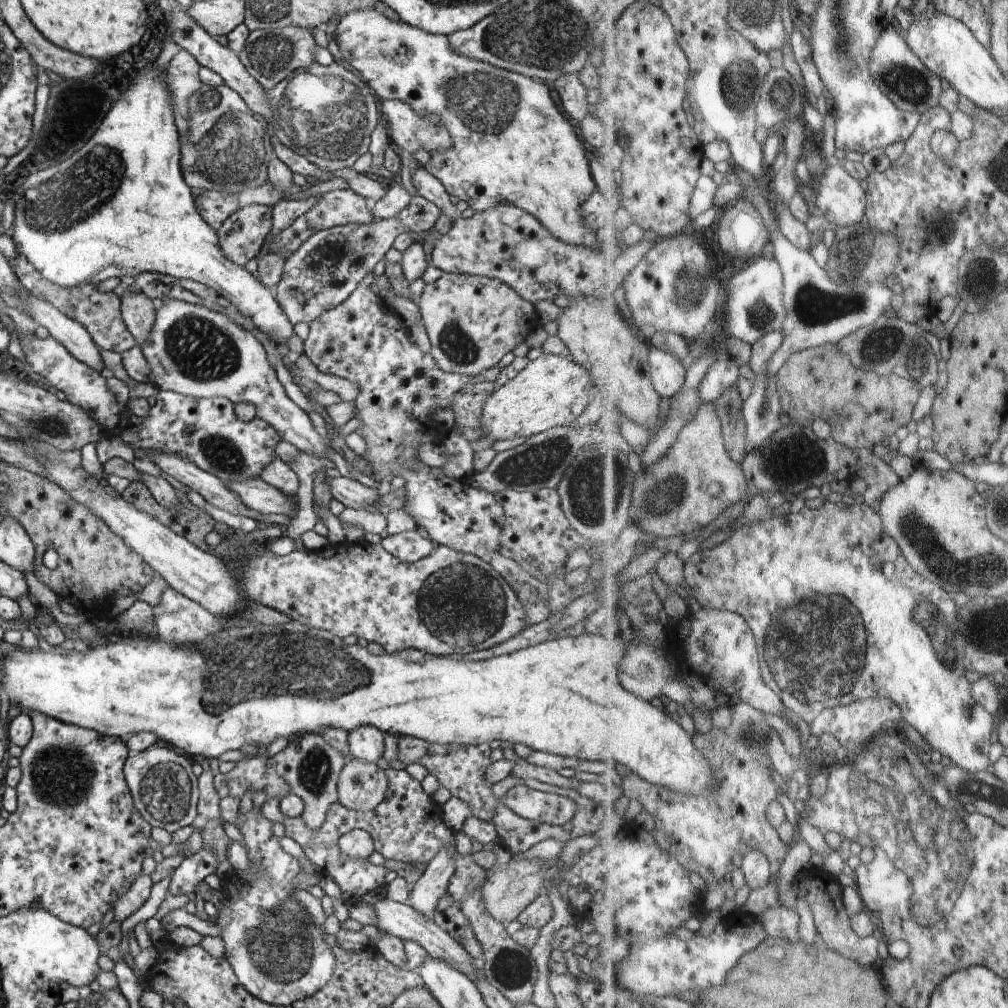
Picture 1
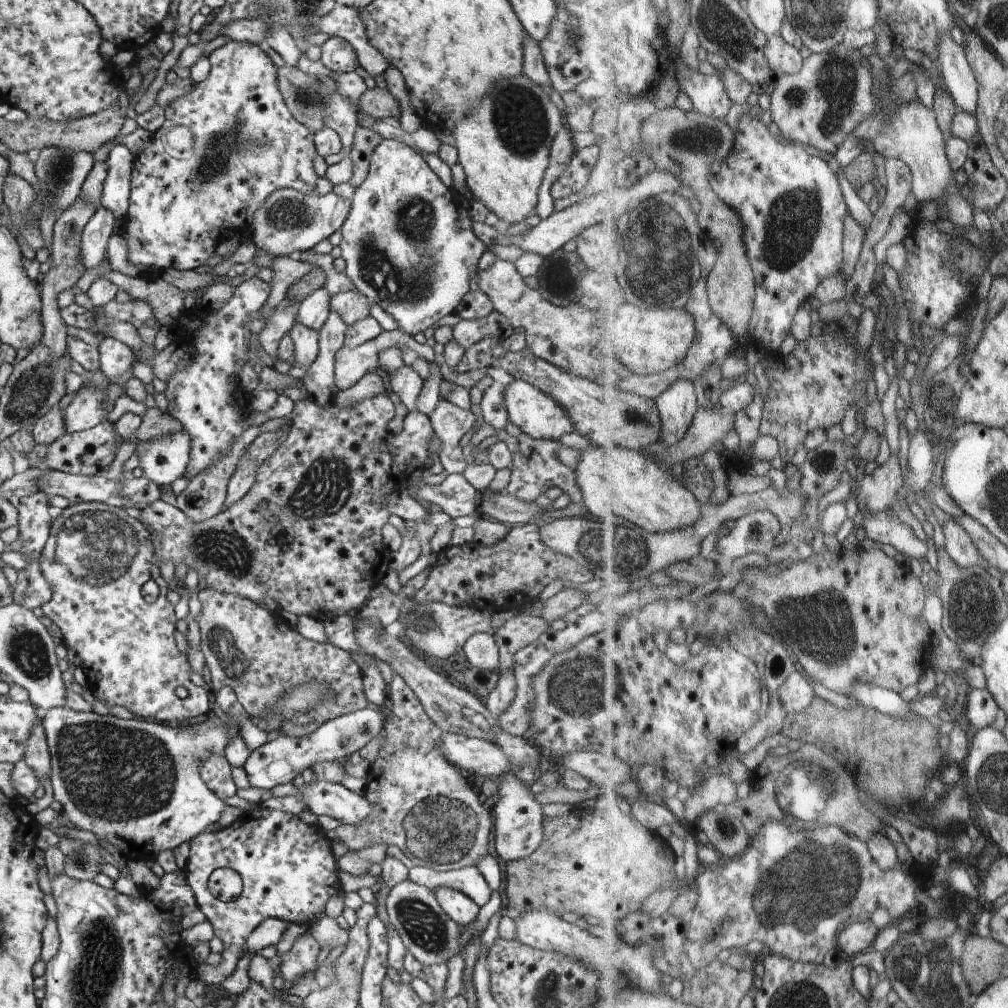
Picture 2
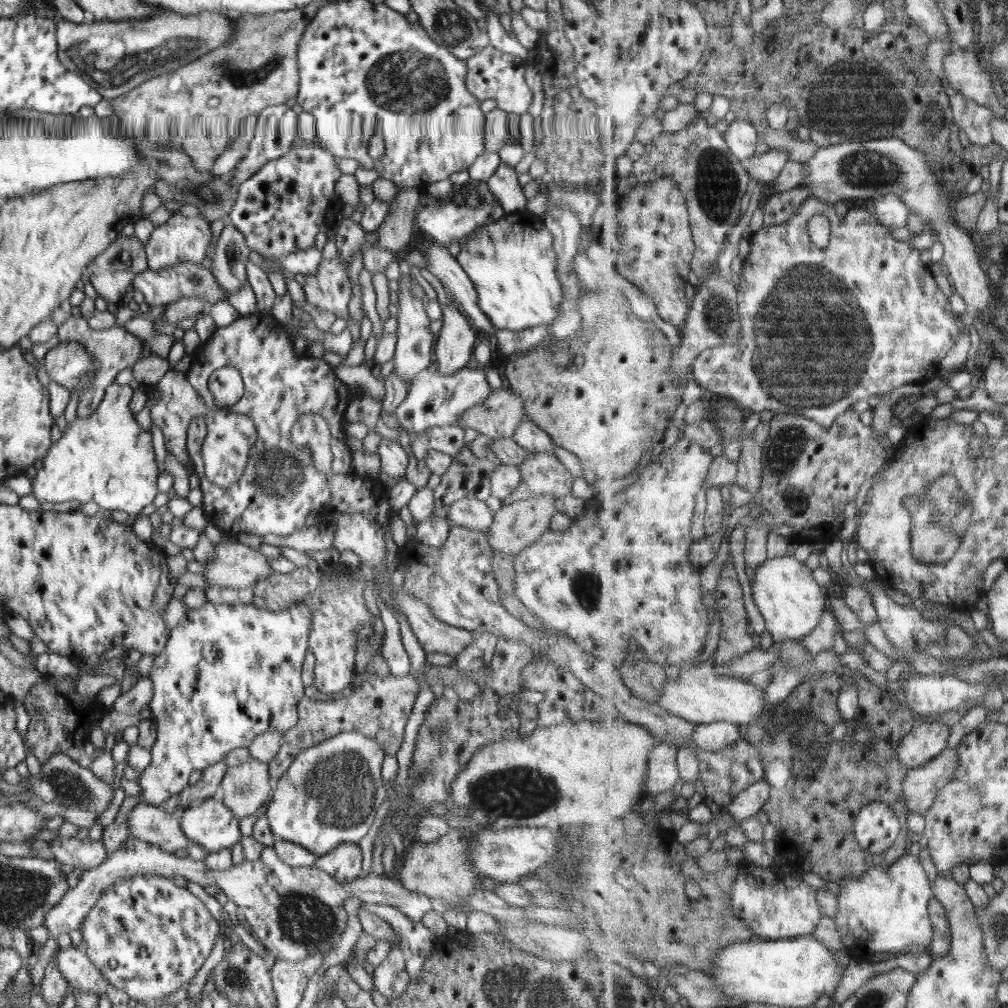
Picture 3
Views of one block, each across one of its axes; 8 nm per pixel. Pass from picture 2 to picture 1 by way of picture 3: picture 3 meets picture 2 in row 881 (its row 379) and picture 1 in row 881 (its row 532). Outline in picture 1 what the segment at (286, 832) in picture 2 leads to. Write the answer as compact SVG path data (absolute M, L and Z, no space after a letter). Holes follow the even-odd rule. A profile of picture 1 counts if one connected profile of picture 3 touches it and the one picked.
M254 808L246 814L239 812L237 826L245 836L248 870L245 878L233 875L223 879L227 900L218 911L216 923L222 928L224 958L251 996L267 1004L292 1005L327 987L337 960L326 944L323 925L314 924L309 912L294 898L293 880L301 868L294 856L282 850L279 838L273 834L274 822Z

